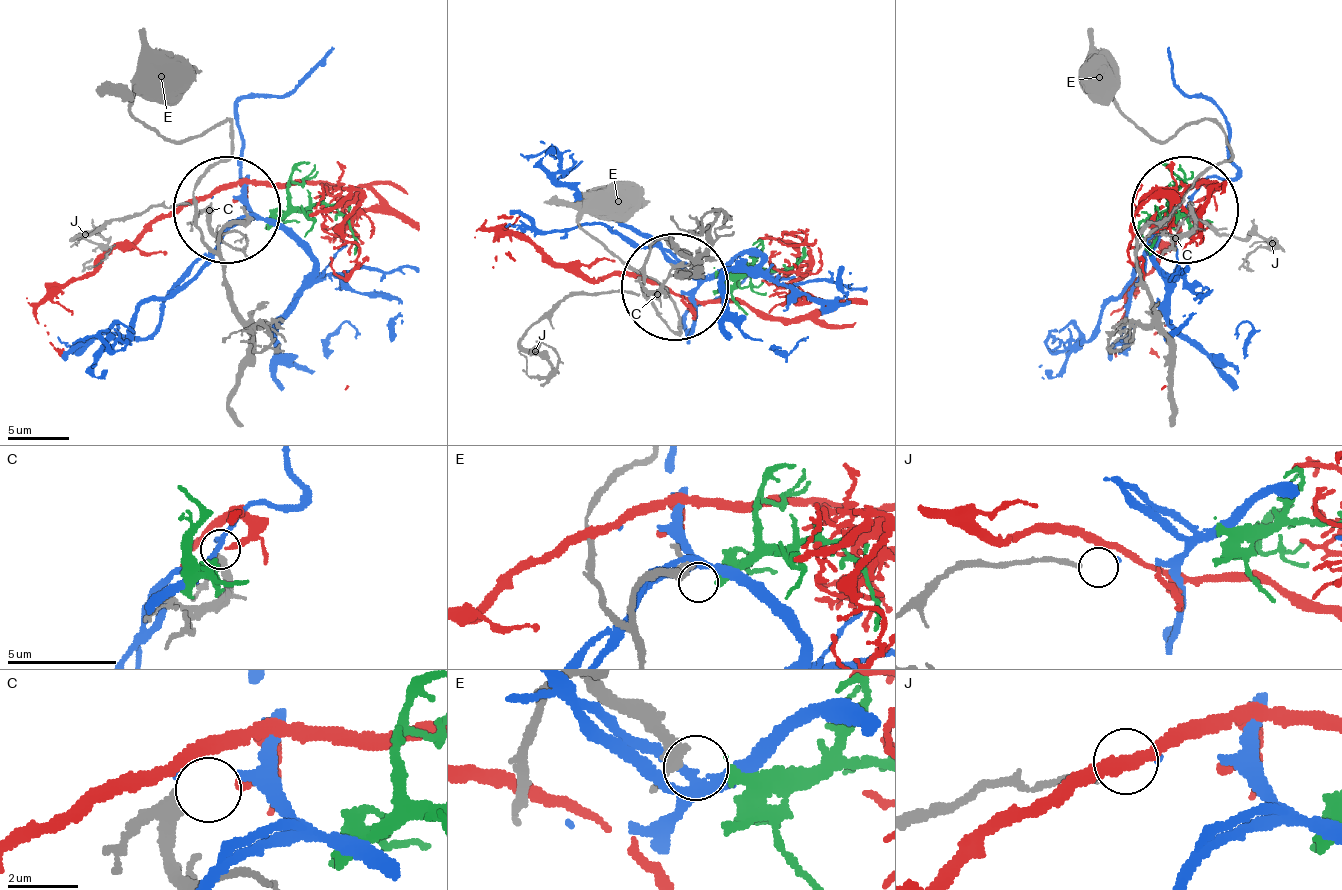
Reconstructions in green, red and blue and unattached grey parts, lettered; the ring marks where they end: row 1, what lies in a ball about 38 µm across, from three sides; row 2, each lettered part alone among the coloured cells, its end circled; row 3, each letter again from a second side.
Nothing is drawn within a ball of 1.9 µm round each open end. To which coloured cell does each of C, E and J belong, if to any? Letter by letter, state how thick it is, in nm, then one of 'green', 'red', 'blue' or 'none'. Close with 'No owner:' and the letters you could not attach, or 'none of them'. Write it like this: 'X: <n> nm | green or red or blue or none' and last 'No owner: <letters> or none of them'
C: 360 nm | red
E: 320 nm | green
J: 200 nm | blue
No owner: none of them

